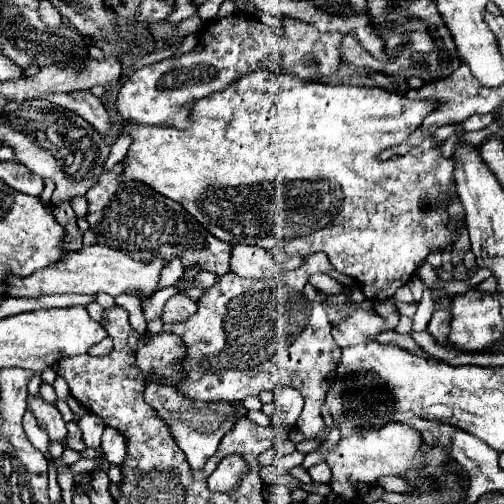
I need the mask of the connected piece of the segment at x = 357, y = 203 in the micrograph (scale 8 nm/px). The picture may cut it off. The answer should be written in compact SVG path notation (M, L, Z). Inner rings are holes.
M256 69L238 81L230 83L224 91L208 95L208 99L198 99L190 103L190 119L192 125L186 129L174 129L174 127L152 127L152 125L134 125L126 123L120 133L126 133L132 137L132 143L128 147L128 153L122 161L124 171L120 179L124 181L140 181L148 187L152 187L156 193L180 203L204 229L208 229L214 237L230 243L230 241L262 241L262 243L250 243L258 245L262 249L272 249L272 239L276 241L290 241L296 237L308 239L308 255L324 251L330 259L330 263L344 275L358 281L362 293L366 299L386 301L394 297L396 289L406 285L418 271L420 263L428 257L430 249L444 249L446 245L456 241L456 229L458 223L452 221L446 213L446 203L442 201L446 195L456 193L454 179L452 179L452 159L442 159L440 149L432 149L432 137L424 139L420 147L410 149L402 157L392 157L390 161L380 163L376 157L380 151L400 145L408 139L410 133L414 133L424 118L438 108L434 101L412 101L400 93L390 93L384 89L368 89L368 87L352 87L352 85L322 85L322 83L308 83L300 77L290 75L276 75L272 71ZM430 199L430 209L426 209L424 201Z

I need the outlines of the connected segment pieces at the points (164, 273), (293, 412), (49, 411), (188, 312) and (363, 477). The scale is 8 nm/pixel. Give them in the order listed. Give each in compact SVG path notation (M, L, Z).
M180 259L171 260L161 271L157 290L174 285L183 276L184 271Z
M292 387L274 389L274 405L276 405L276 411L270 417L272 425L280 427L282 431L292 431L298 423L302 407L304 407L304 399L302 399L300 391L292 389Z
M28 395L26 403L28 403L28 409L34 413L38 425L48 433L52 441L58 441L58 443L66 441L66 425L62 421L60 411L52 403L46 403L40 395Z
M176 293L172 295L166 305L164 305L164 313L162 313L162 321L164 323L178 323L178 321L186 321L188 317L192 317L196 313L198 305L194 299L190 299L186 293Z
M394 421L388 423L388 429L372 429L366 433L354 433L350 437L342 437L338 445L324 459L332 469L332 479L328 483L332 493L345 501L354 501L357 499L355 487L358 483L376 485L380 477L406 475L416 467L418 443L420 435L416 433L416 429Z

